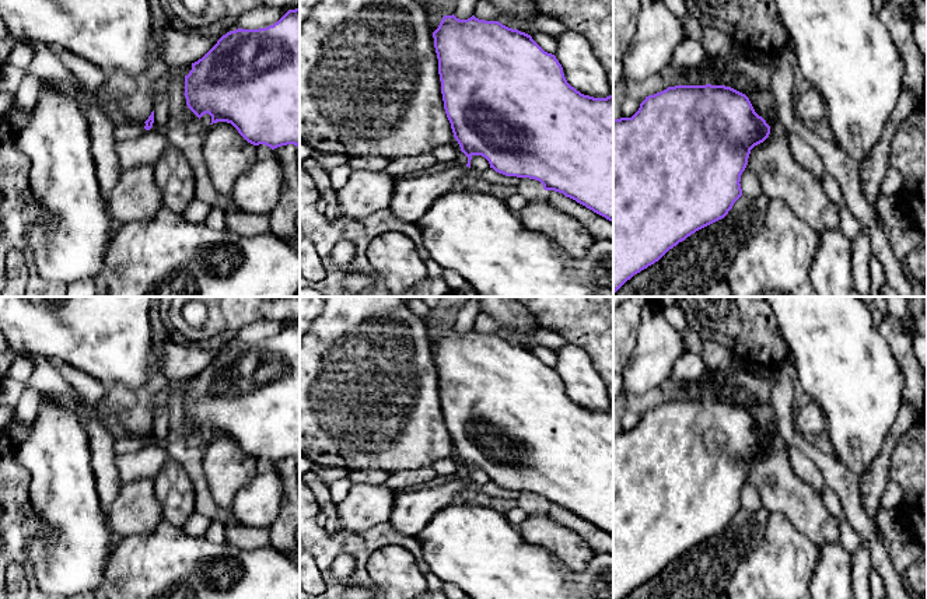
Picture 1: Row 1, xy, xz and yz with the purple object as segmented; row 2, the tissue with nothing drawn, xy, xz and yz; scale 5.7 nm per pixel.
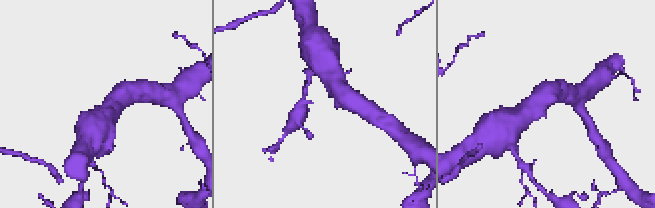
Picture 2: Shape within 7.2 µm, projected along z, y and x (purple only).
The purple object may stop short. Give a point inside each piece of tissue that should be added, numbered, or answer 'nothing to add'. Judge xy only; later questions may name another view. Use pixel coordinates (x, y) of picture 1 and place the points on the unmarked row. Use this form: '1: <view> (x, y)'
1: xy (137, 420)

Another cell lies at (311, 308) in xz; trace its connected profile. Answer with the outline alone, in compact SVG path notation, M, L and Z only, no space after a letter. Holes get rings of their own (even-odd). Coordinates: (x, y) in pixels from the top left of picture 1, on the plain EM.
M300 297L300 339L307 333L325 308L325 297Z

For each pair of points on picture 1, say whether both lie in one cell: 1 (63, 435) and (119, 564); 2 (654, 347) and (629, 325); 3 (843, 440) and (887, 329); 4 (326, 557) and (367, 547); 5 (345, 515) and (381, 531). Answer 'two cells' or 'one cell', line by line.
1: two cells
2: two cells
3: two cells
4: one cell
5: two cells

